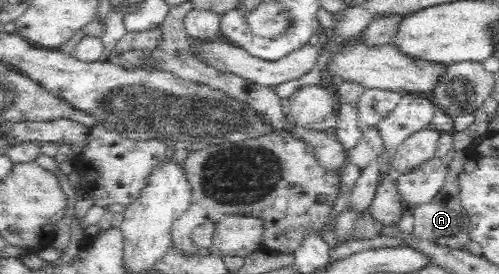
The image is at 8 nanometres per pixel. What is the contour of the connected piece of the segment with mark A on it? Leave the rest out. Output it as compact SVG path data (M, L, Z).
M457 151L447 166L443 188L429 202L408 208L415 218L413 234L417 238L449 246L453 249L465 249L468 240L470 240L471 224L465 214L466 210L462 208L462 202L460 201L458 176L464 169L467 159L465 151Z

